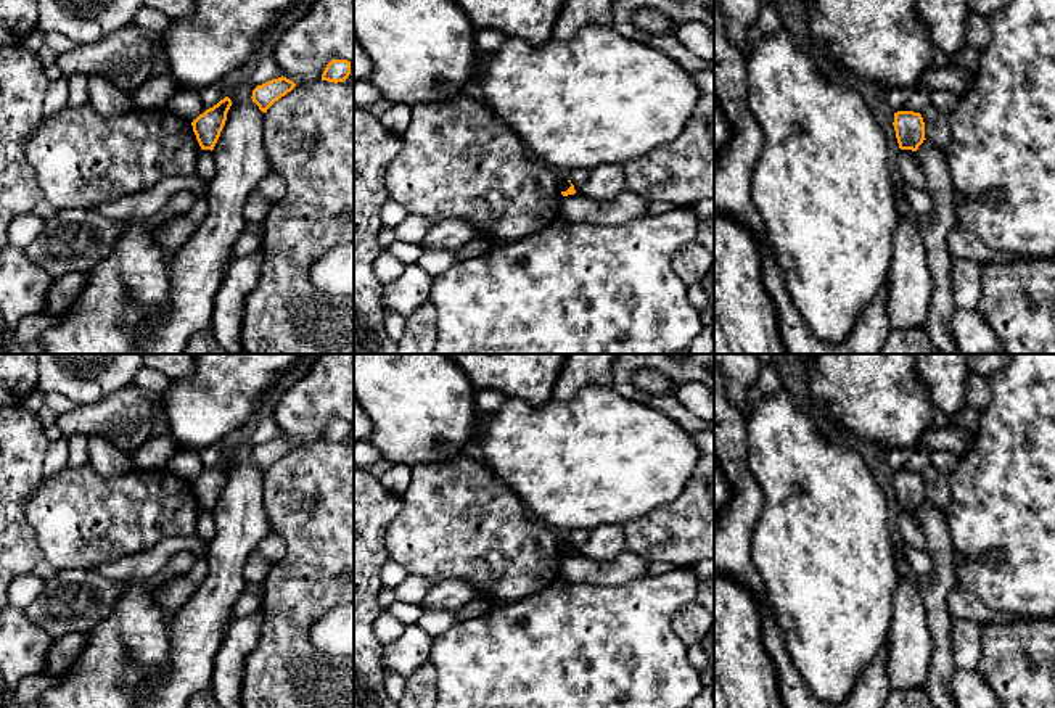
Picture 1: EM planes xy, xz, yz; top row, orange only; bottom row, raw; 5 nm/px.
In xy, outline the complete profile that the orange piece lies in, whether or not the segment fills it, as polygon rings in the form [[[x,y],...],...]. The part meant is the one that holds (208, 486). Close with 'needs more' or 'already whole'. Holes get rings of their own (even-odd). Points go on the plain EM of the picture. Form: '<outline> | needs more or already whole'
[[[225,457],[212,468],[206,470],[203,475],[199,475],[193,483],[193,492],[196,496],[196,500],[201,507],[201,510],[214,510],[220,492],[227,481],[227,473],[232,467],[232,460]]] | already whole

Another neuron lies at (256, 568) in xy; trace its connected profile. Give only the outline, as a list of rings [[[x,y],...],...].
[[[256,549],[248,557],[244,568],[243,568],[243,578],[246,584],[261,584],[265,581],[269,571],[270,571],[272,562],[259,554]]]

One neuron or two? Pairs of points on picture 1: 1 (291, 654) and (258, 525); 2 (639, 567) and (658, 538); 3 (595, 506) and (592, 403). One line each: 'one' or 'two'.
1: two
2: two
3: one

